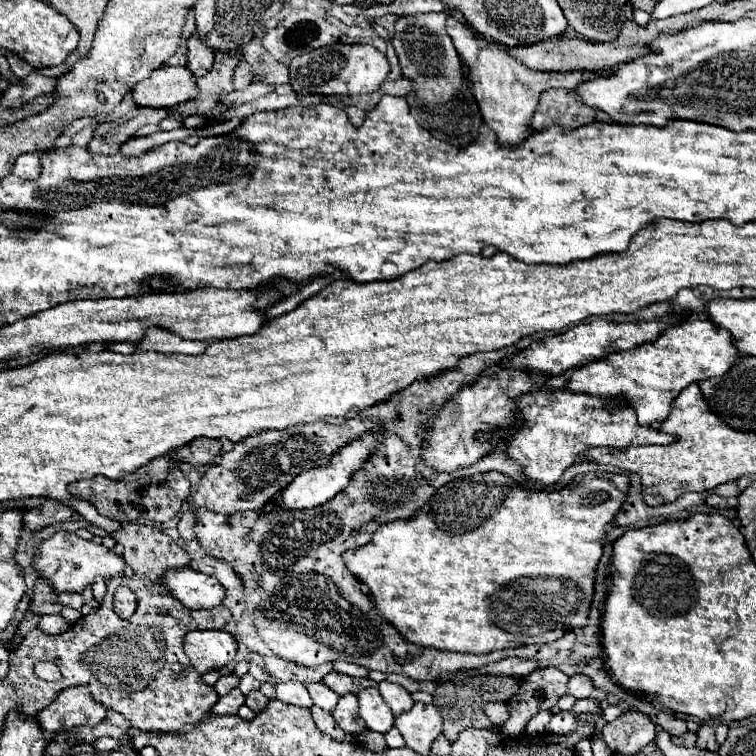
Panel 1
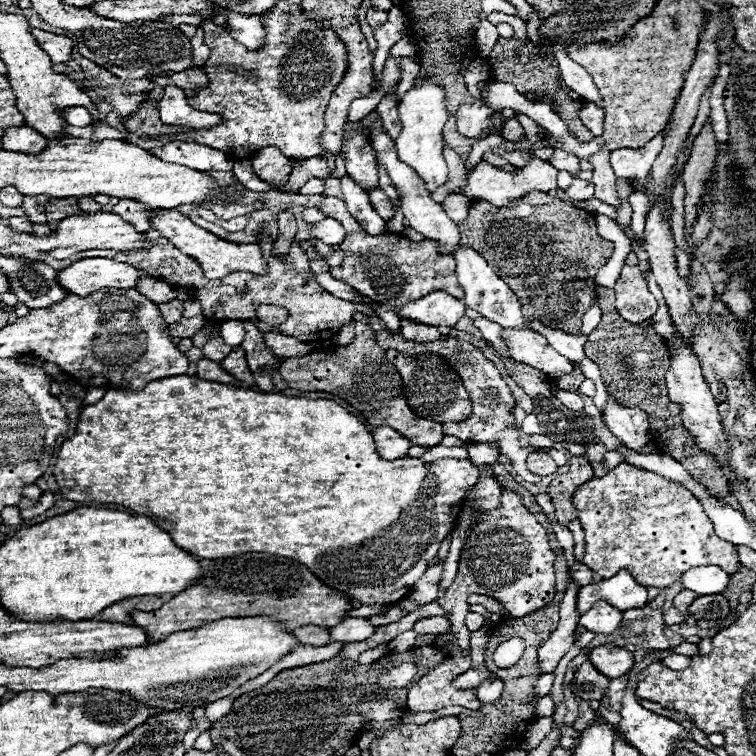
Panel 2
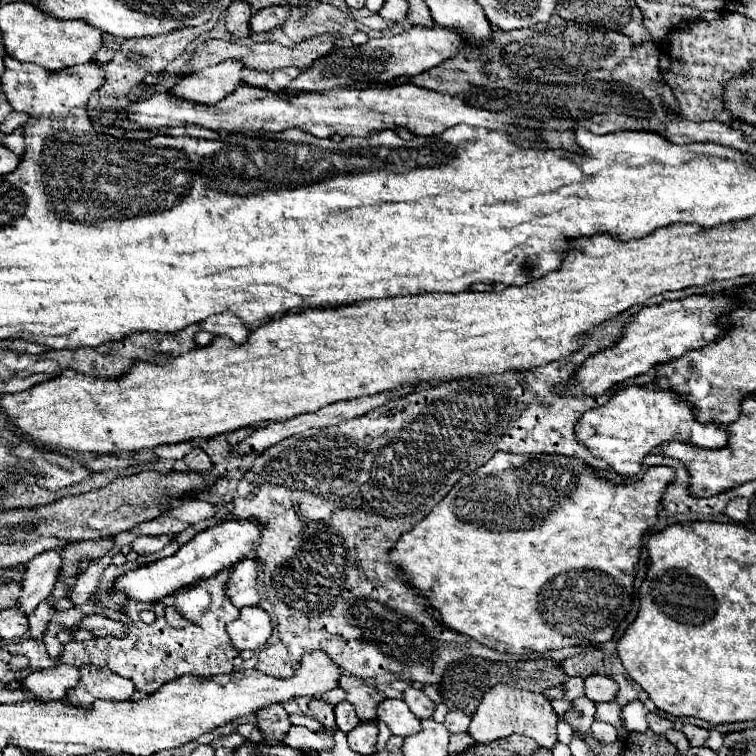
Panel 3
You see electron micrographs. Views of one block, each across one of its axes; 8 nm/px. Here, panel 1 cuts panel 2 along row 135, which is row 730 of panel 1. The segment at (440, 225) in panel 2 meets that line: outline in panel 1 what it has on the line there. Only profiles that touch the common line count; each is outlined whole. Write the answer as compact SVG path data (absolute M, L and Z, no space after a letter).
M362 688L360 690L358 712L360 712L360 718L366 722L368 730L386 734L394 724L394 716L392 716L388 704L384 702L384 698L380 696L378 688Z

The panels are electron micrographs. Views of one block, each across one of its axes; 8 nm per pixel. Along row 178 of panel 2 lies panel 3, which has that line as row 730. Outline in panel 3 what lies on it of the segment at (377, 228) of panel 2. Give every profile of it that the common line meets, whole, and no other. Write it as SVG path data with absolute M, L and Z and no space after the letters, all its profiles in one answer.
M340 702L336 704L336 726L348 734L350 730L354 730L356 722L360 722L360 718L356 716L356 710L350 706L350 702Z

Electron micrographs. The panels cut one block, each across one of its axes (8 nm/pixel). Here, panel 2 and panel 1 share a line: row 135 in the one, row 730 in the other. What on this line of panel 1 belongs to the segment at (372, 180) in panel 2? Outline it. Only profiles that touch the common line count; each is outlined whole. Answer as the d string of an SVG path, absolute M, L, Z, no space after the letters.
M344 694L344 696L340 696L338 706L334 708L332 716L334 716L334 720L338 722L338 726L344 732L360 734L366 728L364 726L364 720L360 720L360 716L358 716L358 700L356 700L356 694Z

